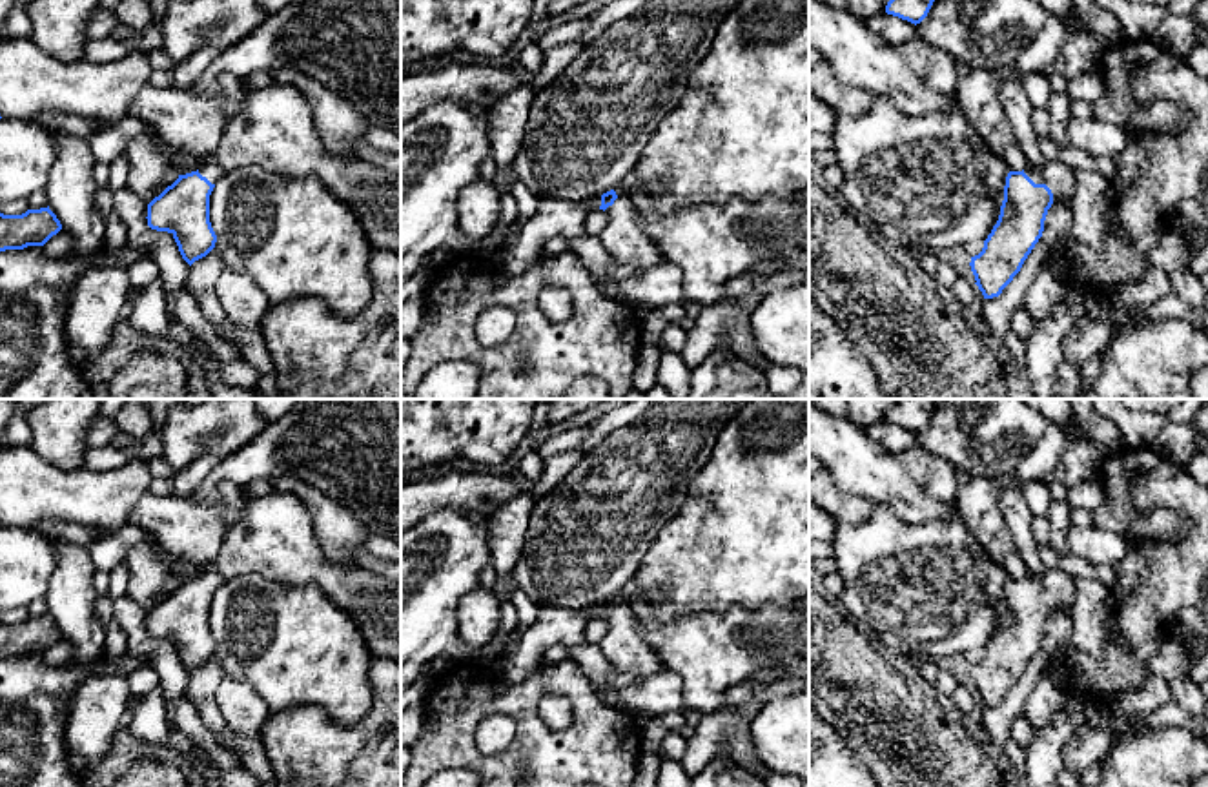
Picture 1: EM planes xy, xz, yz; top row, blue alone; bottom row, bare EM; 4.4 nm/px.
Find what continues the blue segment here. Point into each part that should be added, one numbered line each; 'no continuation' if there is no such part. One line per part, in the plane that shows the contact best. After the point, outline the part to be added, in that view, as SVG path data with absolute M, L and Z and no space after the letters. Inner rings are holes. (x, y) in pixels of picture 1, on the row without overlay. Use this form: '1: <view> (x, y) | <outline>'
1: yz (1059, 585) | M1044 568L1039 577L1028 574L1024 581L1035 592L1046 592L1053 607L1066 607L1075 599L1075 583L1073 576L1064 572L1062 568Z

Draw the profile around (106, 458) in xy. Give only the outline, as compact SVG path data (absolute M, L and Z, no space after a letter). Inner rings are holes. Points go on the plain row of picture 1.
M149 432L138 445L131 448L118 448L106 445L100 448L89 448L84 455L84 466L95 472L107 472L126 465L128 461L148 461L162 455L162 441L157 432Z

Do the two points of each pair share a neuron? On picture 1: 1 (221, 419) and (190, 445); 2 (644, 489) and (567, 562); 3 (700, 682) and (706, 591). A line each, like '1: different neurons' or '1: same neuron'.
1: same neuron
2: same neuron
3: different neurons

